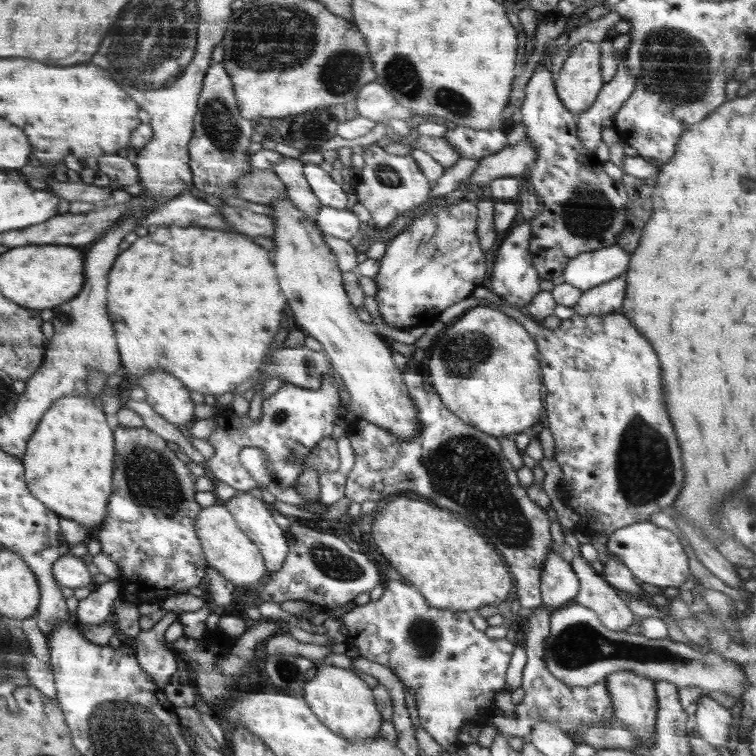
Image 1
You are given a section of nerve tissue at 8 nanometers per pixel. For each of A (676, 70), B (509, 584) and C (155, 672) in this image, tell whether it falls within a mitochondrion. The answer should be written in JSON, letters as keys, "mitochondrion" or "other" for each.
{"A":"mitochondrion","B":"other","C":"other"}

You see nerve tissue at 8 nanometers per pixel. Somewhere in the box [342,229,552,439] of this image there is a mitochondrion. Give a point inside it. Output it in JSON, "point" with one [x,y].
{"point":[465,352]}

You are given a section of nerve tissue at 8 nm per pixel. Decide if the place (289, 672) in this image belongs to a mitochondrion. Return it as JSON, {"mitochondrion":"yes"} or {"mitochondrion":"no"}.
{"mitochondrion":"yes"}

